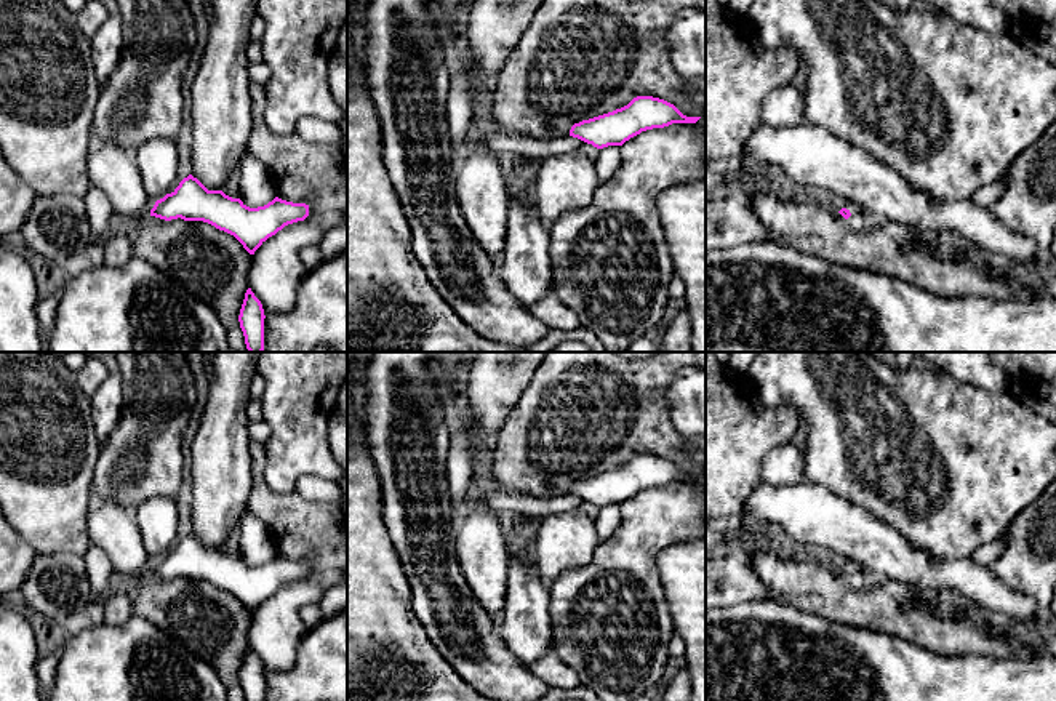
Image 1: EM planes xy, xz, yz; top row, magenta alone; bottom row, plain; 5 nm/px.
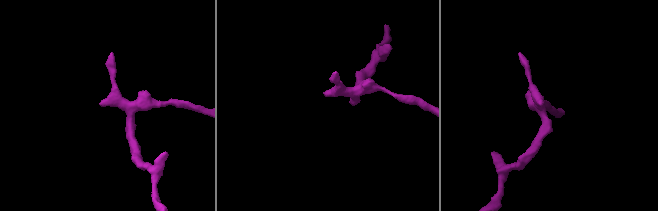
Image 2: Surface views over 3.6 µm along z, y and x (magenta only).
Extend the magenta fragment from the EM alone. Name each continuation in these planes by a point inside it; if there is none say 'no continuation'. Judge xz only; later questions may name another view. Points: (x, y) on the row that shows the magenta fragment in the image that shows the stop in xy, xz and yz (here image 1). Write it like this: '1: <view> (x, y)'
no continuation

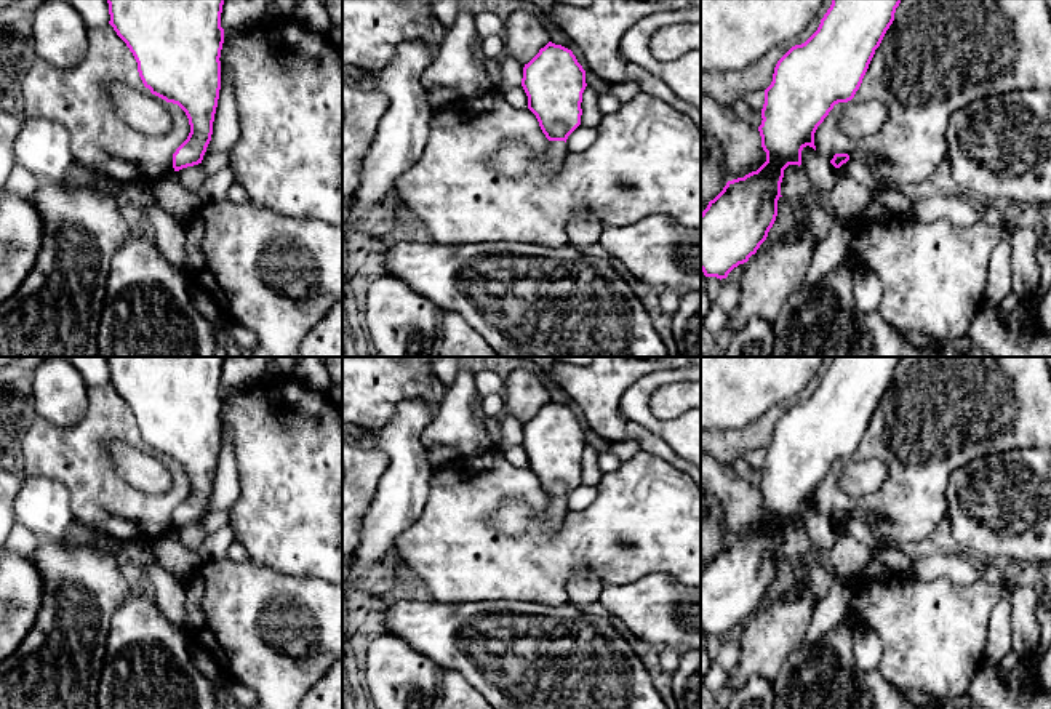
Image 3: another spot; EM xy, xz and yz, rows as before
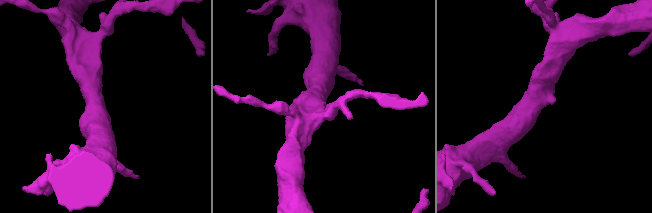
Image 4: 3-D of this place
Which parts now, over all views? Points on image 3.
1: xz (557, 151)

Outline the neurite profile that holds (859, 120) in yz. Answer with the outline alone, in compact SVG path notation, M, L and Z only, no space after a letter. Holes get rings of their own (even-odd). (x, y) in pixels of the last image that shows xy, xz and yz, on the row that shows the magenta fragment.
M878 101L865 102L845 102L843 112L840 115L840 130L861 142L862 139L877 134L886 123L888 110Z

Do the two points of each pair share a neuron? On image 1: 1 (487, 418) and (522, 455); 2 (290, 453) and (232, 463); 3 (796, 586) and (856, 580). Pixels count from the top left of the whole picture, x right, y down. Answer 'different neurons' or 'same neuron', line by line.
1: different neurons
2: different neurons
3: different neurons

